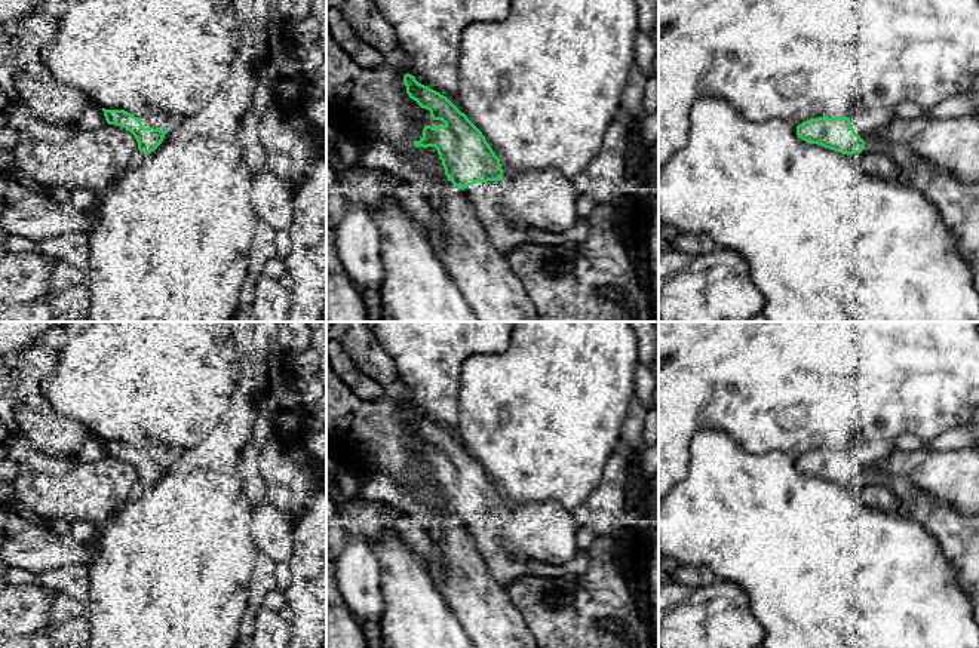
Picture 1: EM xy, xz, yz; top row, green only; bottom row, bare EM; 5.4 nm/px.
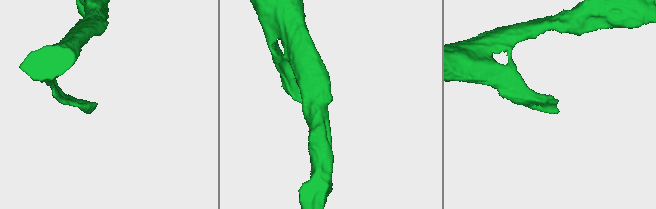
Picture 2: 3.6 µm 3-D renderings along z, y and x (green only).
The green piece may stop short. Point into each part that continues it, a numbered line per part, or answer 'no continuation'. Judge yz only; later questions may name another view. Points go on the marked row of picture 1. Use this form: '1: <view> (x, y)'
1: yz (867, 122)

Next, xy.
1: xy (159, 120)

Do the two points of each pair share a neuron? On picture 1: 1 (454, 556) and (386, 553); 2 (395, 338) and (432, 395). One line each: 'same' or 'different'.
1: different
2: same

